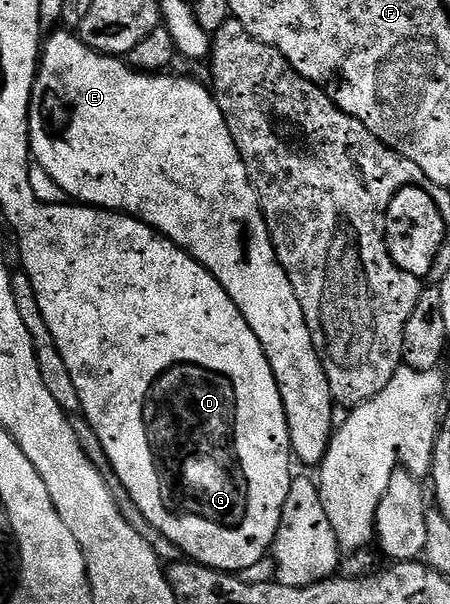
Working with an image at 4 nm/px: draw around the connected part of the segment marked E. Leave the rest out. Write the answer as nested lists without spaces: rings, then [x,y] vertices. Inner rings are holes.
[[[61,31],[54,32],[51,36],[49,33],[40,53],[38,76],[34,80],[34,89],[30,99],[30,150],[33,159],[41,168],[48,170],[48,174],[52,174],[52,178],[56,178],[56,182],[66,191],[67,197],[71,201],[104,208],[111,212],[125,212],[128,216],[143,220],[149,228],[154,228],[161,236],[166,236],[177,248],[184,249],[197,264],[203,264],[212,273],[216,282],[220,282],[220,286],[224,286],[224,290],[228,290],[228,298],[232,298],[232,302],[236,302],[236,306],[240,310],[240,314],[244,314],[248,326],[252,326],[252,334],[256,334],[256,338],[260,338],[260,346],[272,366],[272,374],[276,378],[280,390],[293,459],[297,463],[299,460],[302,464],[321,465],[322,460],[326,457],[326,451],[330,449],[330,437],[336,431],[336,420],[334,424],[336,405],[330,393],[328,378],[324,374],[324,366],[320,362],[318,351],[312,342],[312,334],[308,330],[304,310],[300,310],[296,290],[292,290],[292,282],[278,260],[270,231],[266,225],[266,215],[262,213],[258,195],[252,186],[248,170],[244,166],[240,150],[236,150],[236,142],[228,130],[226,116],[220,110],[213,91],[207,85],[206,89],[204,85],[197,84],[196,81],[189,80],[186,76],[137,72],[135,68],[130,67],[125,59],[106,56],[103,52],[92,50],[82,41],[81,36],[73,31]]]

